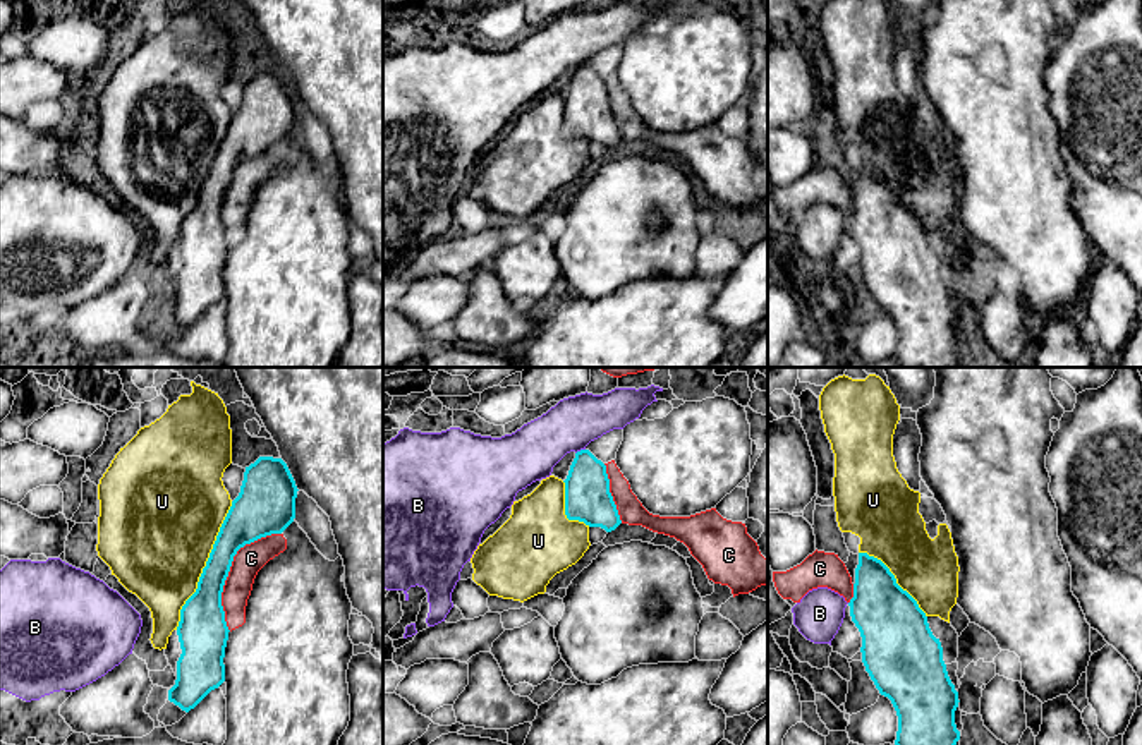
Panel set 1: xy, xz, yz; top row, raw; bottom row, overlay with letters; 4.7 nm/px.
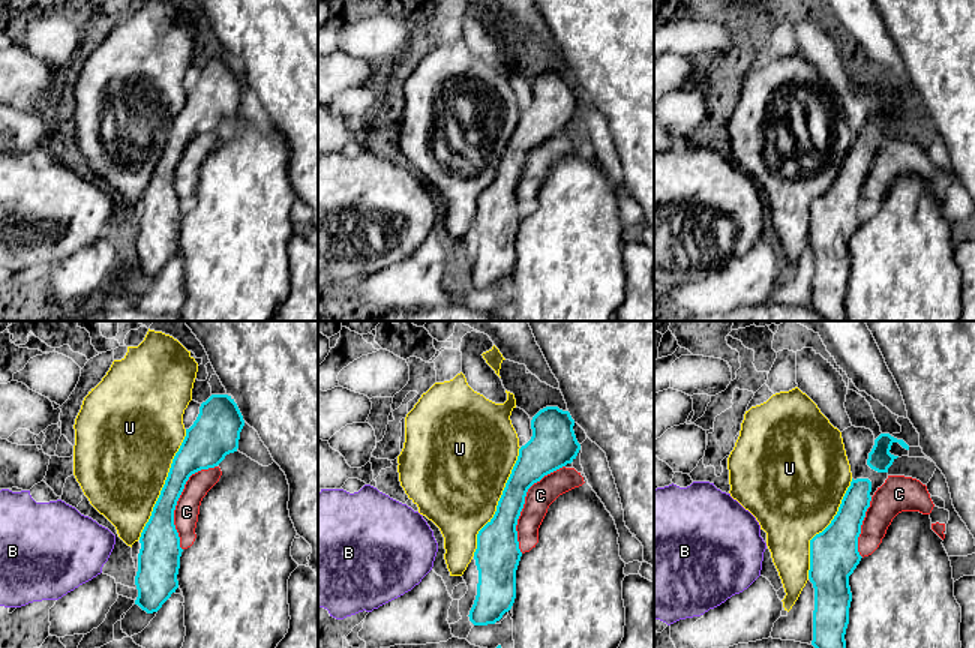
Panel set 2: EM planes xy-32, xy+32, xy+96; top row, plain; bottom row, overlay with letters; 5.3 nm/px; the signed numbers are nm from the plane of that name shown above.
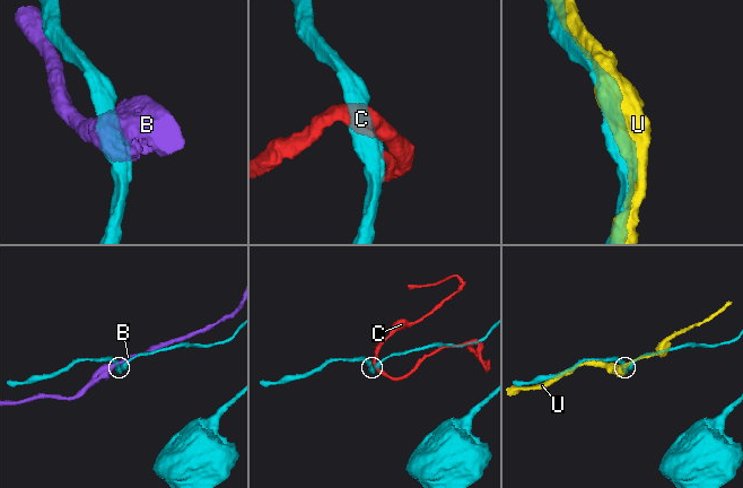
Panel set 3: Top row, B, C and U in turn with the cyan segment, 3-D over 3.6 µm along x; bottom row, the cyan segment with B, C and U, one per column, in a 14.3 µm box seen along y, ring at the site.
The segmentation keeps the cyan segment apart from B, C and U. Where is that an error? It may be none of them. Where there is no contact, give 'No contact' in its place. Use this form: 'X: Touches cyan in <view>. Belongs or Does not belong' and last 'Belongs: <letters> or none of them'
B: Touches cyan in xz. Does not belong
C: Touches cyan in xy. Does not belong
U: Touches cyan in xy. Belongs
Belongs: U

